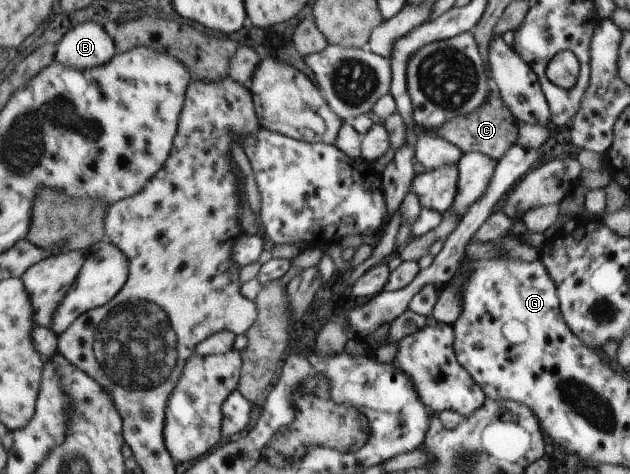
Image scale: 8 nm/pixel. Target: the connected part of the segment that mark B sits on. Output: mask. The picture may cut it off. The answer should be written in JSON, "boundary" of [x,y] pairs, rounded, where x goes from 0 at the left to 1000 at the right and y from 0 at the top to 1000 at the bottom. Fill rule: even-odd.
{"boundary":[[[148,44],[133,46],[111,63],[92,91],[87,133],[119,141],[125,148],[160,143],[179,127],[187,105],[183,82],[176,82],[170,74],[163,53]]]}

